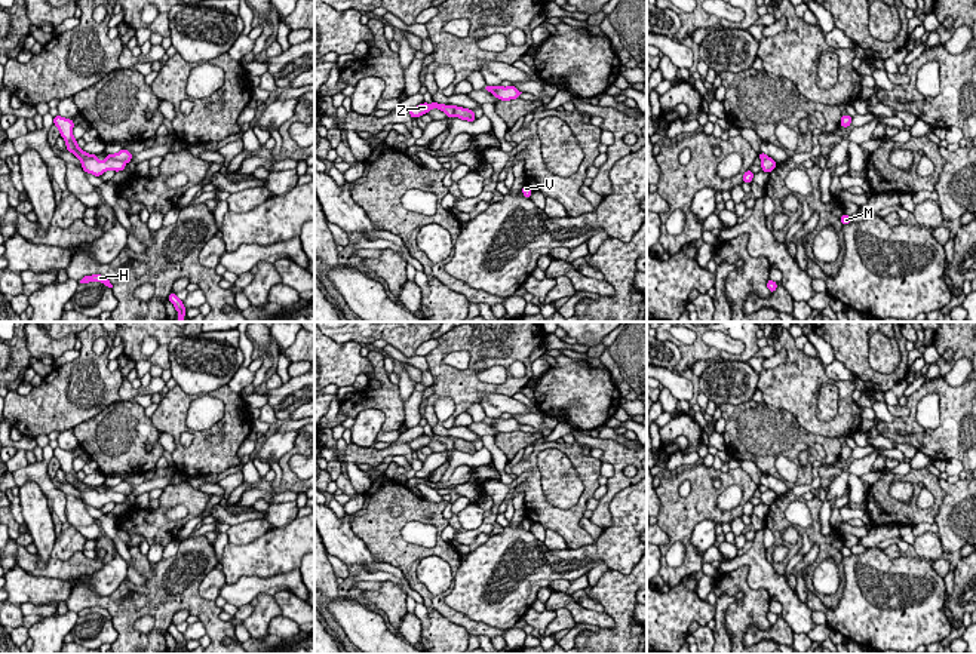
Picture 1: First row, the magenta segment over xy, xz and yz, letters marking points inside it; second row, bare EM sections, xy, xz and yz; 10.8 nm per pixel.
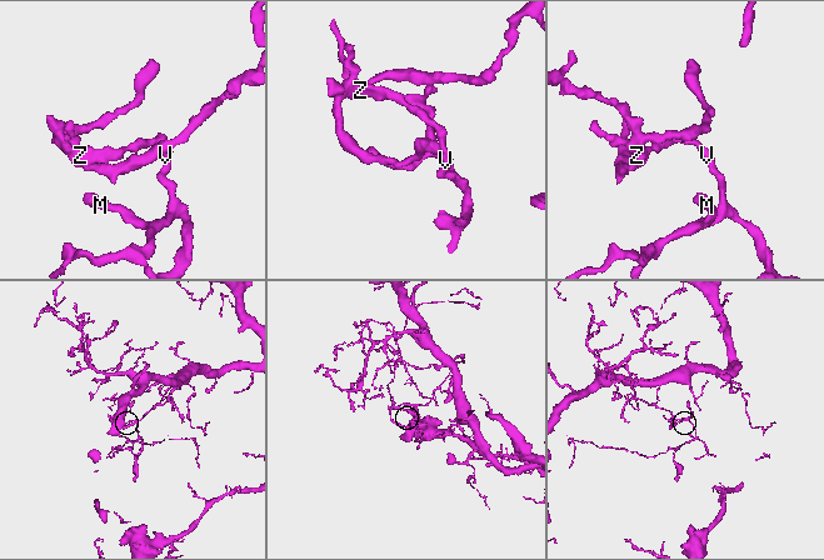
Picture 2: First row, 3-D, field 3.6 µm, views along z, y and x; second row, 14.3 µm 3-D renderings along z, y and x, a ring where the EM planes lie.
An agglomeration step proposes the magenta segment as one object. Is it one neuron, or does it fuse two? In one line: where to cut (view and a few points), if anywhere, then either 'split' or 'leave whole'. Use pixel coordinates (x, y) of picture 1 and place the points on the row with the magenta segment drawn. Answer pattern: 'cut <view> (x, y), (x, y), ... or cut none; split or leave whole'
cut xy (76, 154), (80, 157), (95, 157); split

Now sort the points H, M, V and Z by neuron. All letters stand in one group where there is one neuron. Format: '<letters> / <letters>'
H M V / Z

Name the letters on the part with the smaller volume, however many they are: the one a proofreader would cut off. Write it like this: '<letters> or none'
H, M, V

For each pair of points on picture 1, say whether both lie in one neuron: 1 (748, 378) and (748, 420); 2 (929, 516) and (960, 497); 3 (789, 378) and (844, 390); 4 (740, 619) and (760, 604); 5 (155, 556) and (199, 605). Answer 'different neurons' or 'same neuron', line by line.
1: different neurons
2: different neurons
3: same neuron
4: same neuron
5: different neurons

